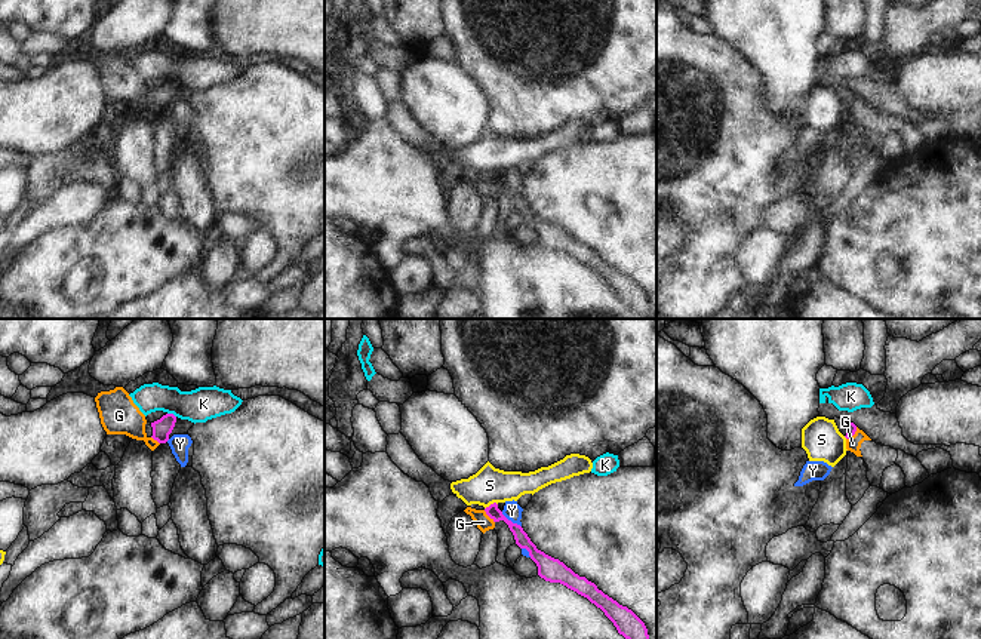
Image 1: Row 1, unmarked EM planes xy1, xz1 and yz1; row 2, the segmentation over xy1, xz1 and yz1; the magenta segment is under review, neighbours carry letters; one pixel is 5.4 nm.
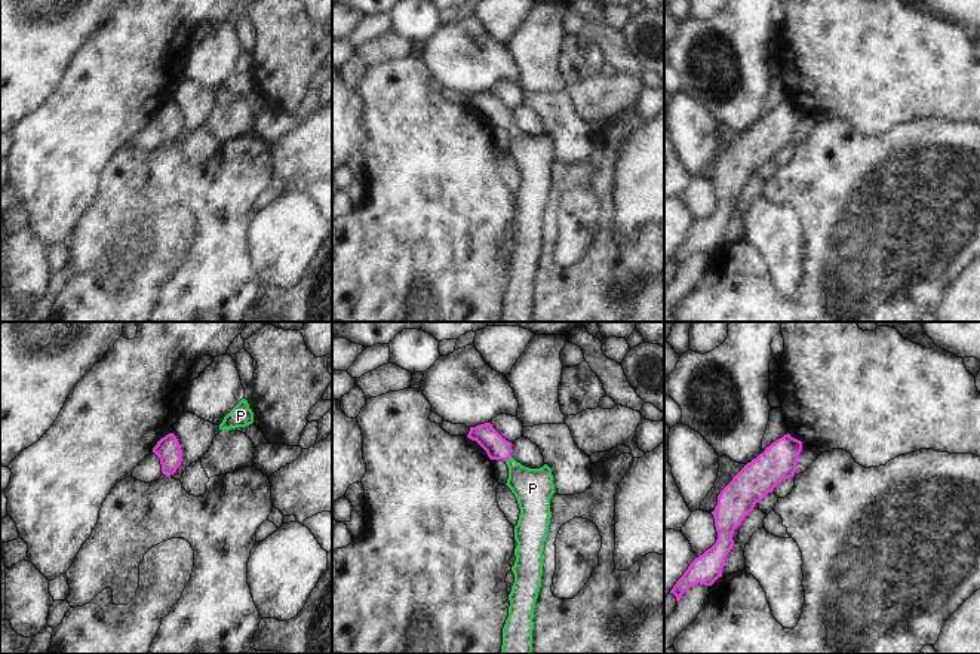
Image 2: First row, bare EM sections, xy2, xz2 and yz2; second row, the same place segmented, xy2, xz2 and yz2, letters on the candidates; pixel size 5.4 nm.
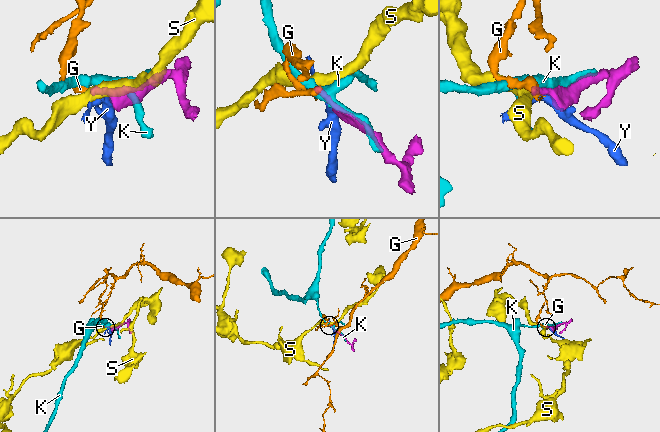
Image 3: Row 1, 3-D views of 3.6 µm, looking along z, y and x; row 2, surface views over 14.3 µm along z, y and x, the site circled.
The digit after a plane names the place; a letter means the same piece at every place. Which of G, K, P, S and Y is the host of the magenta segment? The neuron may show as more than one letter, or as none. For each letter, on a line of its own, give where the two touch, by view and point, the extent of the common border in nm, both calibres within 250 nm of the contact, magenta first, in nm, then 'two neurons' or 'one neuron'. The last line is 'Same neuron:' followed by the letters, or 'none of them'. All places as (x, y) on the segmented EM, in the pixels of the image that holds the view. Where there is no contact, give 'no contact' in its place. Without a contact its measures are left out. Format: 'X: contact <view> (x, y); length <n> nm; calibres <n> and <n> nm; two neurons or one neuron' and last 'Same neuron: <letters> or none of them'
G: contact yz1 (852, 435); length 90 nm; calibres 60 and 80 nm; two neurons
K: contact xy1 (172, 414); length 50 nm; calibres 100 and 180 nm; two neurons
P: contact xz2 (509, 457); length 50 nm; calibres 130 and 220 nm; one neuron
S: contact xz1 (491, 504); length 80 nm; calibres 70 and 200 nm; two neurons
Y: contact xz1 (510, 521); length 140 nm; calibres 80 and 100 nm; two neurons
Same neuron: P

